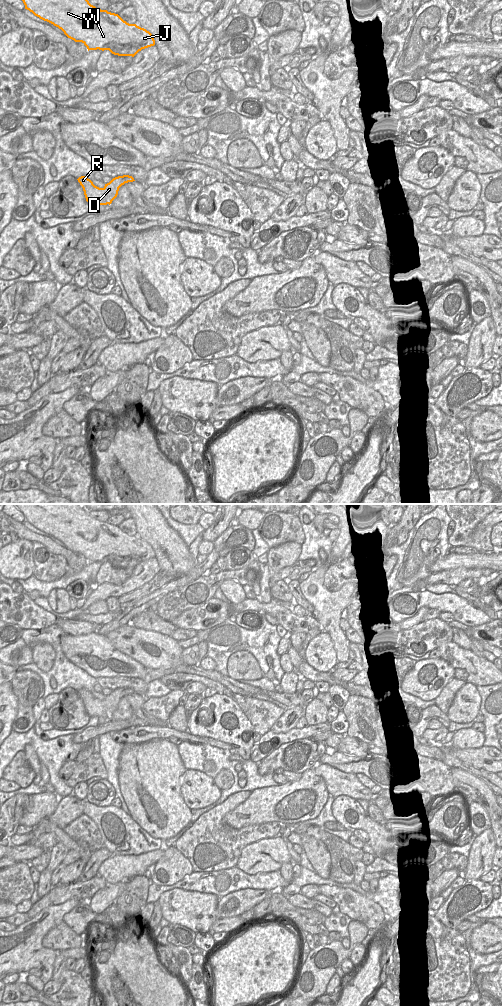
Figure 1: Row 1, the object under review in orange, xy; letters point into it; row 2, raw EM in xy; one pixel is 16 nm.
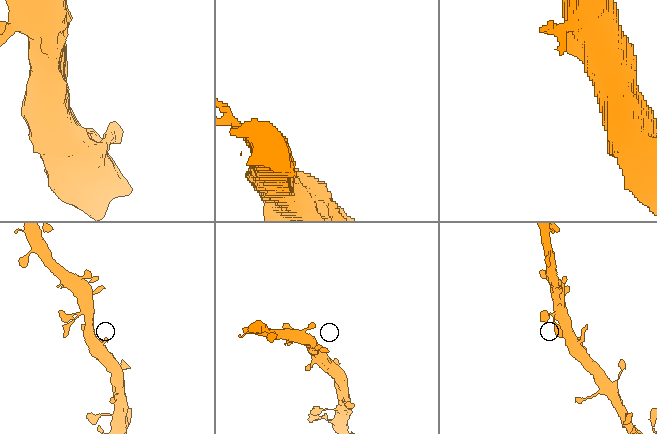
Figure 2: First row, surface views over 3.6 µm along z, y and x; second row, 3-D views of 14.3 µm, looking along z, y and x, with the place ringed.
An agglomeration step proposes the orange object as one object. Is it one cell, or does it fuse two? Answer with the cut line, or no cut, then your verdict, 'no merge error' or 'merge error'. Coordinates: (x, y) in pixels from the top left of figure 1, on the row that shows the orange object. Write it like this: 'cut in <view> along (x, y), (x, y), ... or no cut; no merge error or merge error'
no cut; no merge error

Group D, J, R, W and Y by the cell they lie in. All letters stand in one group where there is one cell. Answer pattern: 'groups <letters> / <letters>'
groups D J R W Y

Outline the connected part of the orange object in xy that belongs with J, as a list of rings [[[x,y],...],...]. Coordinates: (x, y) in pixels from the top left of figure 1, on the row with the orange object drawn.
[[[22,0],[25,9],[40,19],[61,29],[75,42],[82,42],[89,50],[109,50],[118,56],[134,57],[142,49],[155,45],[152,34],[136,24],[129,24],[118,14],[101,10],[88,0]]]

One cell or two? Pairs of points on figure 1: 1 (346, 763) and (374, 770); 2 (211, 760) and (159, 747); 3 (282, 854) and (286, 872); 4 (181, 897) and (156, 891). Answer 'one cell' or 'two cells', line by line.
1: one cell
2: two cells
3: two cells
4: two cells

